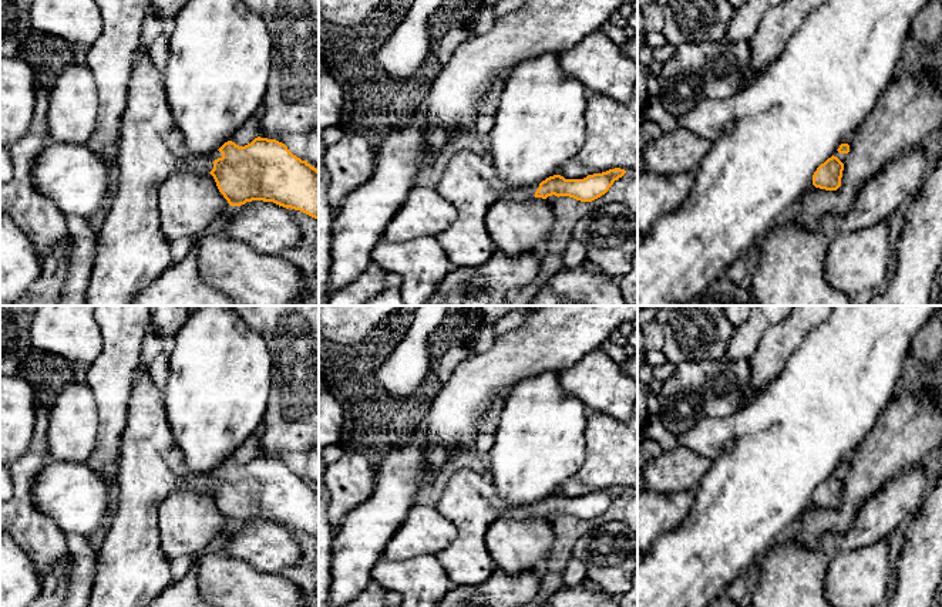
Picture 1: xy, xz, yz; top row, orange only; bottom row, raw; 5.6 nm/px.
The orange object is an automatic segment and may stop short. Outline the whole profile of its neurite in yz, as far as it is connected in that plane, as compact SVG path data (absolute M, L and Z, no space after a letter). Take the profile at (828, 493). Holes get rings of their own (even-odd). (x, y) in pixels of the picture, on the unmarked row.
M841 462L834 473L817 486L813 493L813 503L825 509L837 509L841 505L844 480L848 471L850 463Z

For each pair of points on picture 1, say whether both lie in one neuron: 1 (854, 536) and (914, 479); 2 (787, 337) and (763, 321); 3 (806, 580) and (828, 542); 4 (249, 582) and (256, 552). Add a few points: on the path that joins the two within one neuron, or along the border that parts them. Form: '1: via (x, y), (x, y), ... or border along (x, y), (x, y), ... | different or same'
1: via (868, 525), (900, 493) | same
2: border along (783, 320), (766, 331), (752, 354) | different
3: via (806, 570), (824, 552) | same
4: border along (224, 552), (242, 559), (258, 570), (278, 575) | different

